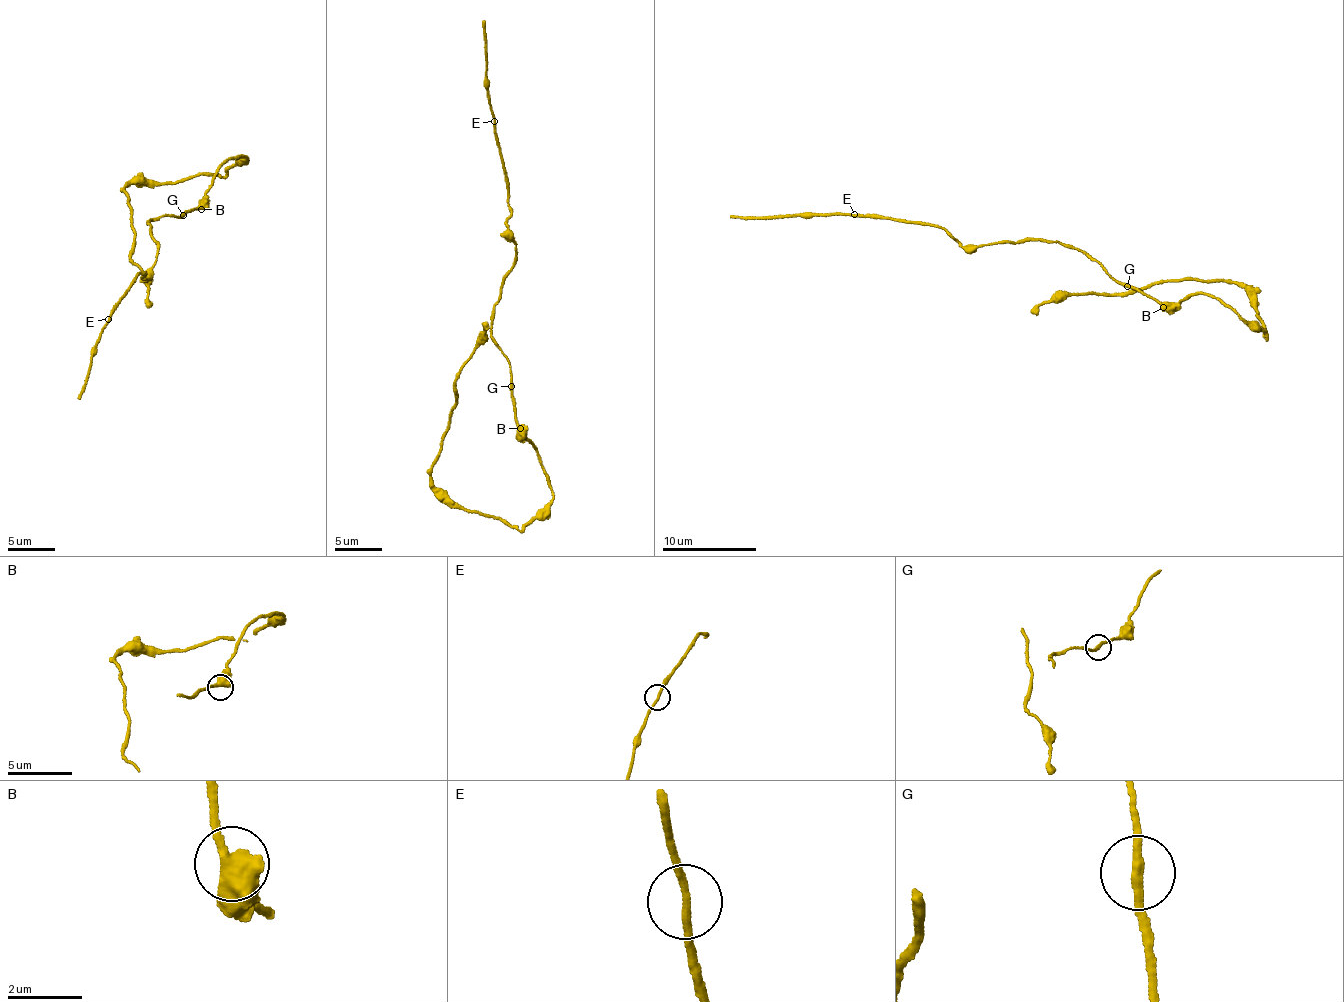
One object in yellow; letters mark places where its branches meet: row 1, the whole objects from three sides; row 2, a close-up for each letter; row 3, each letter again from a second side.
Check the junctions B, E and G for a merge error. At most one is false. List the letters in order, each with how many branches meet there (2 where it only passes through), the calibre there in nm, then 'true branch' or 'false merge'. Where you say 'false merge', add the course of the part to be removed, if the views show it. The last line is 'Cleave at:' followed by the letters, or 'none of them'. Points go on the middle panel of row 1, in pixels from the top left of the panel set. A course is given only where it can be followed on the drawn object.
B: 2 branches meet; 500 nm thick; true branch
E: 2 branches meet; 200 nm thick; true branch
G: 2 branches meet; 240 nm thick; true branch
Cleave at: none of them

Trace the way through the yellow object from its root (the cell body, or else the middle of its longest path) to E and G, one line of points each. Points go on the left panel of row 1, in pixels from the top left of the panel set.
E: (199, 205), (180, 219), (149, 220), (156, 260), (148, 278), (136, 273), (109, 318)
G: (199, 205), (194, 211), (183, 215)

